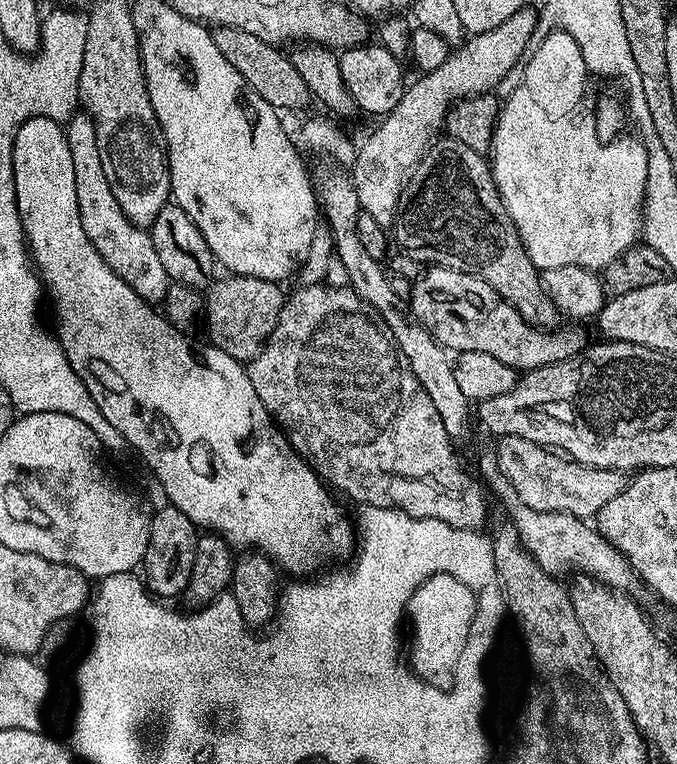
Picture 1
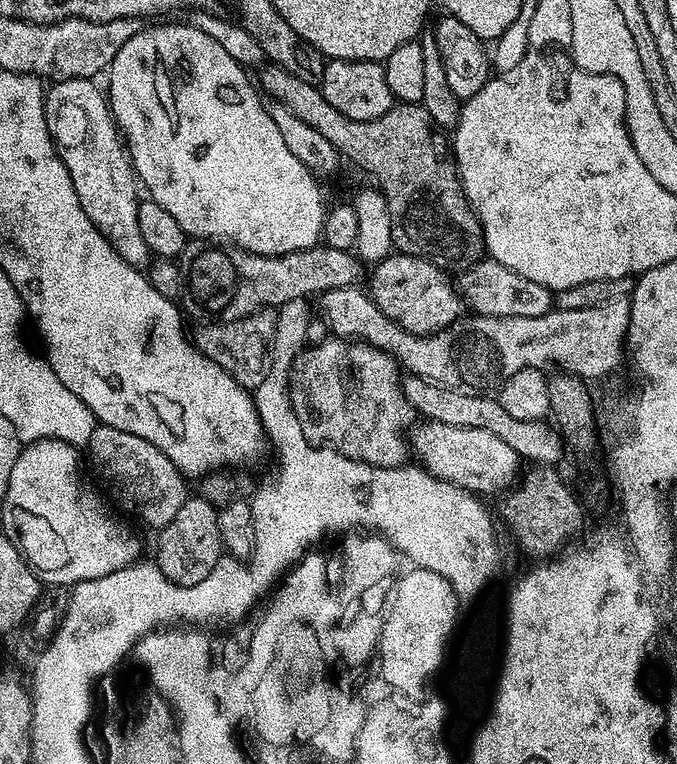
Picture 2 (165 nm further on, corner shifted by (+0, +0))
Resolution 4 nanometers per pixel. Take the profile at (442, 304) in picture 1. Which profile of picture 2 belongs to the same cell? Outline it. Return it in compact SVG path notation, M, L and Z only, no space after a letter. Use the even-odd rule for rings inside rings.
M390 254L380 260L371 269L372 300L402 330L415 336L429 336L432 332L441 332L459 320L466 305L458 291L457 285L447 276L441 265L433 264L431 260L423 260L417 256Z

